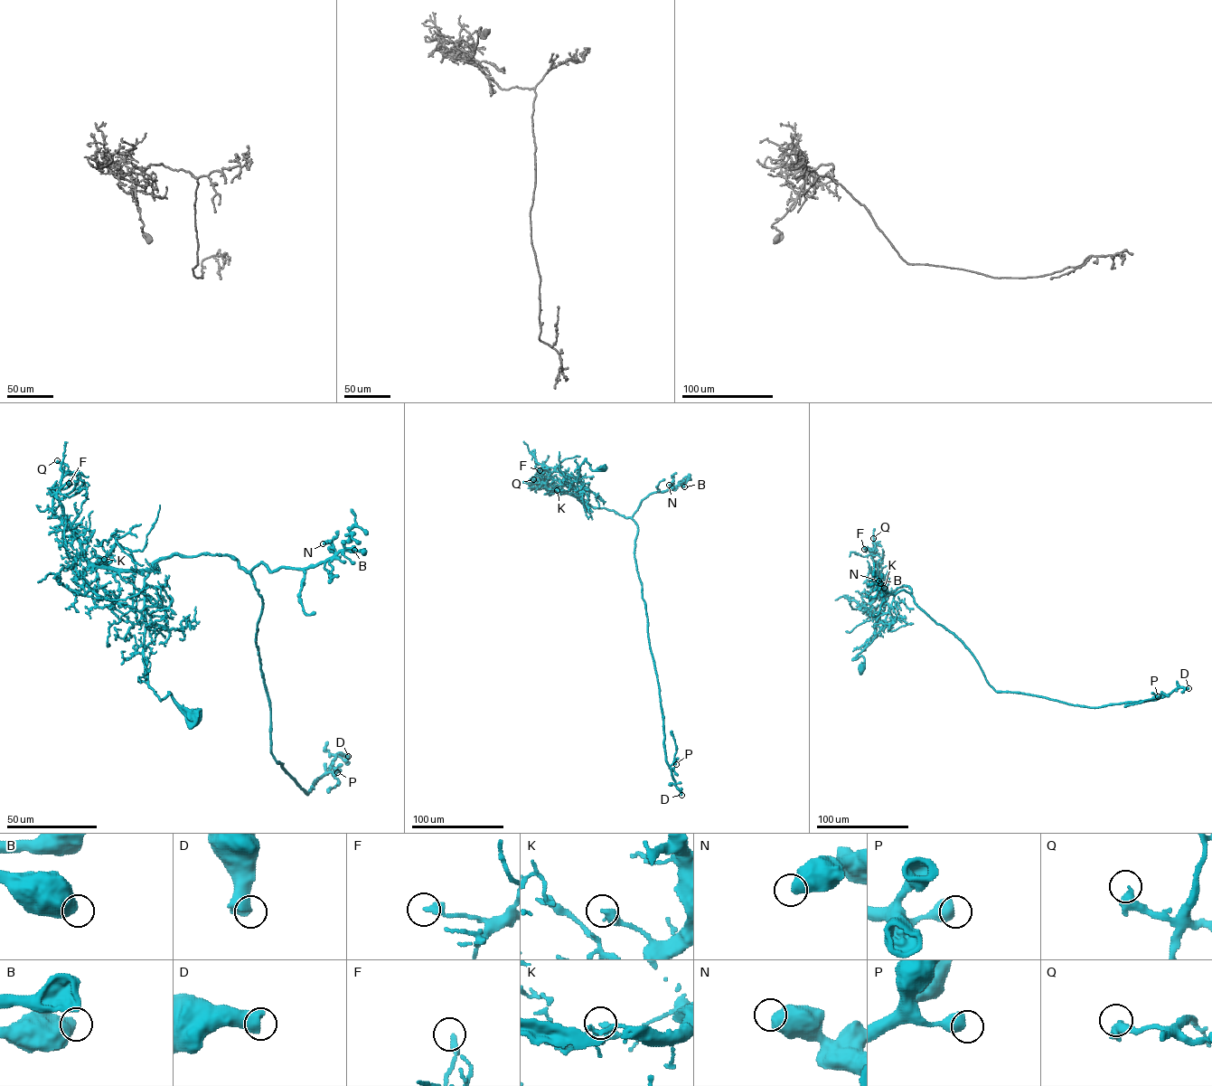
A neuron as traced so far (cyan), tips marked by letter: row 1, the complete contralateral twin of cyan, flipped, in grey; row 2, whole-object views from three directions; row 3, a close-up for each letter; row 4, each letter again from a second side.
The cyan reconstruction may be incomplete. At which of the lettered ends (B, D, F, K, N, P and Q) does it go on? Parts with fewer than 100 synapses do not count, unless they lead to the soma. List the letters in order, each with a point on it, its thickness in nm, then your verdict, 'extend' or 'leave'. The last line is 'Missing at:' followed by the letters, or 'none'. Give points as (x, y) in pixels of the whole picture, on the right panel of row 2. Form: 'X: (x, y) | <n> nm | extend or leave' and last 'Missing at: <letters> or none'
B: (880, 583) | 600 nm | leave
D: (1188, 688) | 700 nm | extend
F: (864, 549) | 340 nm | leave
K: (884, 588) | 460 nm | leave
N: (878, 580) | 600 nm | leave
P: (1158, 696) | 600 nm | leave
Q: (873, 538) | 340 nm | leave
Missing at: D

